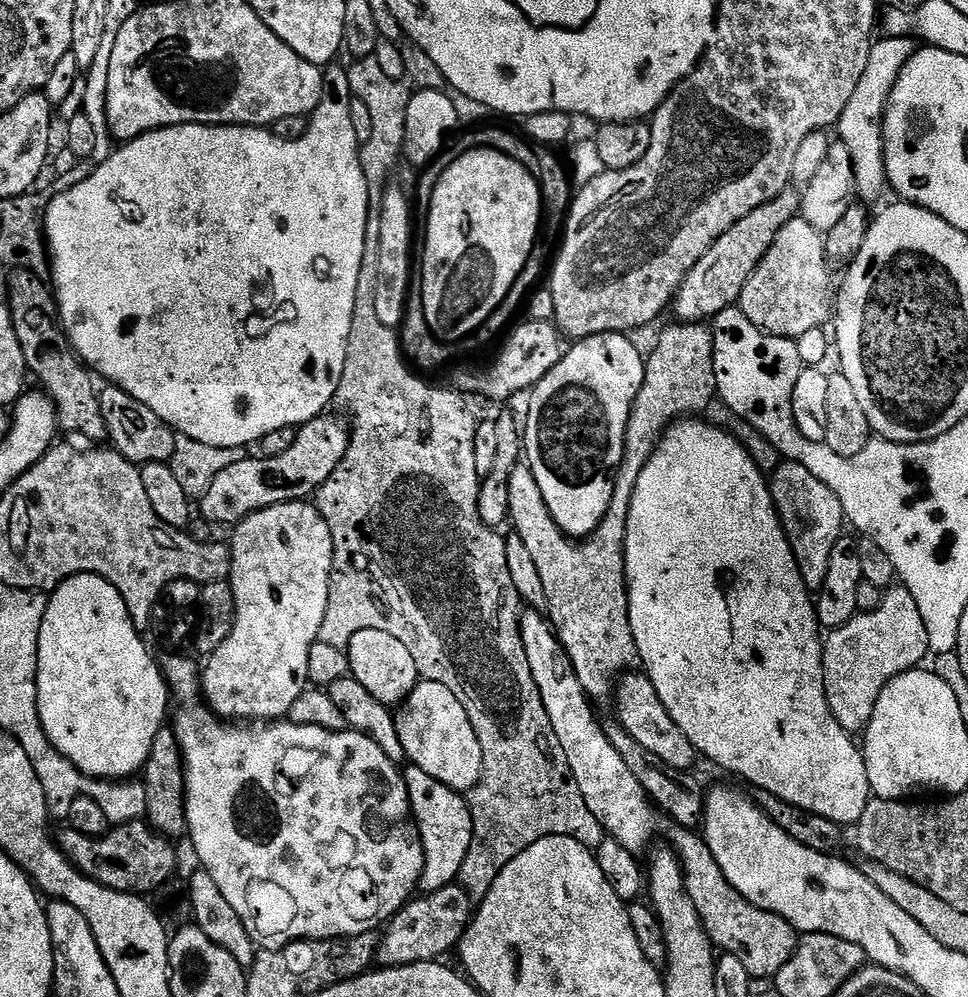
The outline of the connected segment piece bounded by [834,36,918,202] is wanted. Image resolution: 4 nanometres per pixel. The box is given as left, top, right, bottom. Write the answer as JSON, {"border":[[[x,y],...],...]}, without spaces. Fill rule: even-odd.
{"border":[[[893,36],[881,41],[881,44],[880,41],[873,43],[870,62],[866,62],[866,70],[862,73],[862,78],[858,78],[854,95],[850,102],[846,102],[846,110],[842,110],[840,120],[834,126],[839,143],[850,150],[850,158],[854,162],[856,196],[864,202],[878,199],[884,188],[886,192],[888,175],[884,165],[884,111],[898,82],[898,74],[904,69],[908,59],[918,51],[917,41],[906,36]]]}

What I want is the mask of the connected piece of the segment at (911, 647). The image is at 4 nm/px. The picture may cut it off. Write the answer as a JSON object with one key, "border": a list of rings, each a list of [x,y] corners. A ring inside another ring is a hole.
{"border":[[[893,586],[881,595],[880,608],[873,612],[862,612],[841,628],[831,629],[822,644],[824,650],[824,685],[826,686],[826,702],[838,722],[850,734],[863,733],[870,718],[874,714],[874,706],[878,702],[878,694],[886,685],[903,672],[911,672],[929,655],[926,622],[922,622],[922,610],[918,610],[918,602],[902,586]]]}

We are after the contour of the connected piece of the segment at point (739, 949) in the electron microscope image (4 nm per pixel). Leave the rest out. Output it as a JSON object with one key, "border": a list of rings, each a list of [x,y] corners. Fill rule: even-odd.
{"border":[[[679,826],[669,829],[668,840],[672,843],[669,845],[679,857],[680,869],[684,871],[685,890],[713,945],[721,953],[740,959],[742,966],[746,966],[748,973],[757,981],[767,976],[768,979],[774,978],[796,953],[796,929],[786,922],[786,918],[746,902],[746,898],[726,882],[726,874],[722,874],[718,862],[714,862],[714,854],[710,854],[710,848],[699,831]]]}

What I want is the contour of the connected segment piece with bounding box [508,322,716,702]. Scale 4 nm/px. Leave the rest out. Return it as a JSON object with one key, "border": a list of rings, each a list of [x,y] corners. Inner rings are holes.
{"border":[[[672,322],[657,338],[652,353],[647,353],[644,381],[630,410],[624,457],[616,474],[616,489],[608,513],[583,542],[565,536],[556,525],[528,463],[521,462],[512,467],[508,511],[511,527],[516,527],[513,528],[515,535],[526,542],[534,557],[534,566],[538,566],[546,590],[550,623],[578,674],[578,682],[582,682],[582,690],[593,702],[611,701],[617,678],[633,671],[640,659],[628,617],[628,579],[624,569],[628,511],[638,474],[642,474],[669,424],[681,418],[695,417],[713,403],[716,387],[713,354],[712,330],[704,322]]]}

